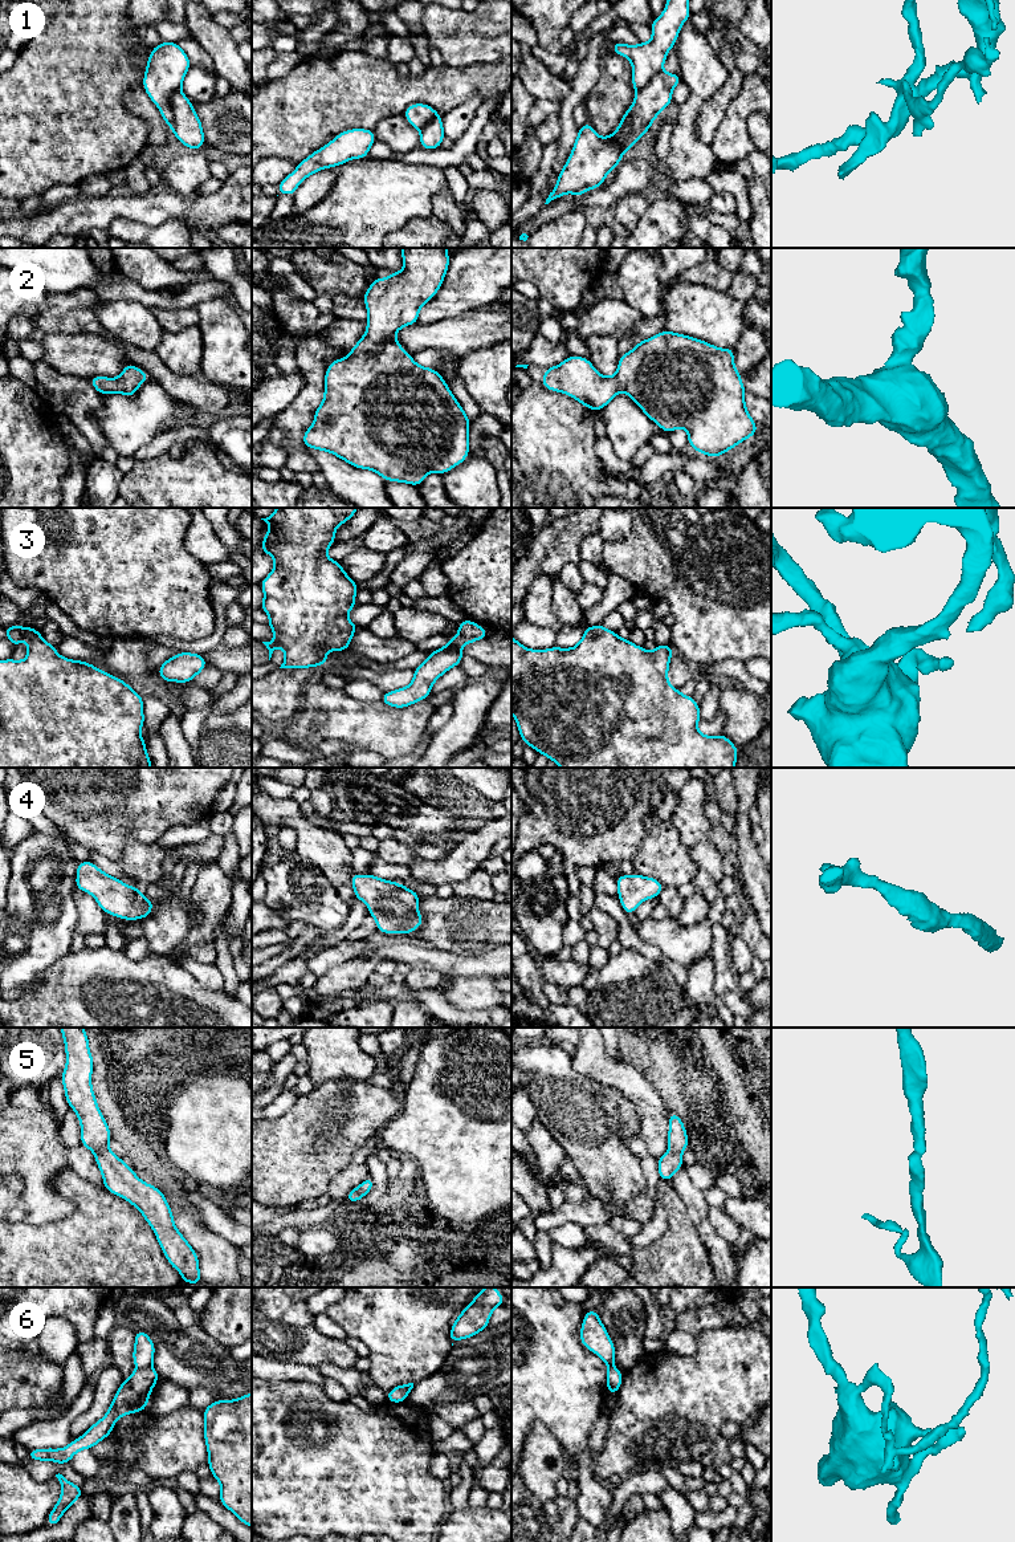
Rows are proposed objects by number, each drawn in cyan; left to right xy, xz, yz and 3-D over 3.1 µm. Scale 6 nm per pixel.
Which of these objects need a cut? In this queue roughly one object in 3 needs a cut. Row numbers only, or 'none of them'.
1, 6

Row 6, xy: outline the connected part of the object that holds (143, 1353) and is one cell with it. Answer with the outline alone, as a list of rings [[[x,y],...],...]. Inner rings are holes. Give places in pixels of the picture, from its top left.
[[[142,1330],[135,1333],[135,1343],[133,1351],[133,1360],[138,1368],[151,1367],[155,1355],[155,1344],[150,1339],[148,1334]]]

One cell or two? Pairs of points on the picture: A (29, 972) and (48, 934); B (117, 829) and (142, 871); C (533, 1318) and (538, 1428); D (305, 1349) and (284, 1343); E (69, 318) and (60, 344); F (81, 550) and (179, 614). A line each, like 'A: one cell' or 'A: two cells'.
A: one cell
B: two cells
C: two cells
D: one cell
E: two cells
F: one cell

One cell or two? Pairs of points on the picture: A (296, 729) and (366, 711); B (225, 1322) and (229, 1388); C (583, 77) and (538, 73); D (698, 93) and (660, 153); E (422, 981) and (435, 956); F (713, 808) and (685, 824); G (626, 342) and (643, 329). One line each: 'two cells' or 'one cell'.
A: one cell
B: two cells
C: two cells
D: two cells
E: two cells
F: two cells
G: one cell

